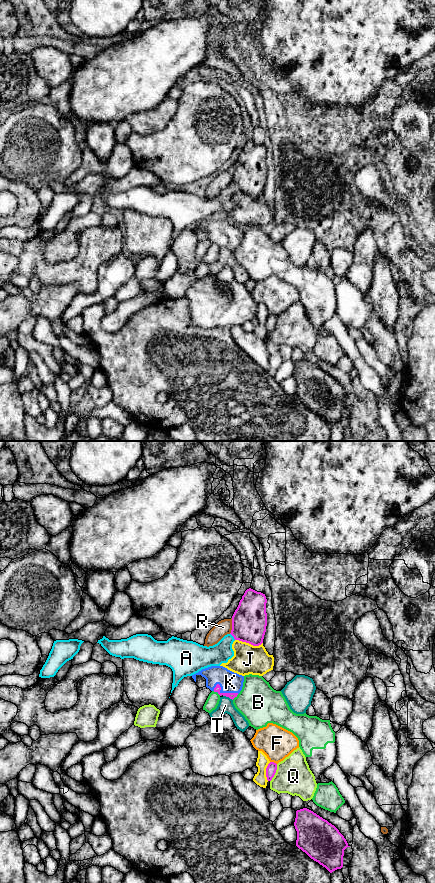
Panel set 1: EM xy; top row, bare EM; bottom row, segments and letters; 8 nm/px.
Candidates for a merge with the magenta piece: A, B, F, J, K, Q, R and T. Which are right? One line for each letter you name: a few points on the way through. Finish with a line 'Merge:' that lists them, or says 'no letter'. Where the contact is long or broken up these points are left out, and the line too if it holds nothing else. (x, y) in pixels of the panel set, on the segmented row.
K: runs through xy (217, 689), (223, 693), (230, 682)
Merge: K

